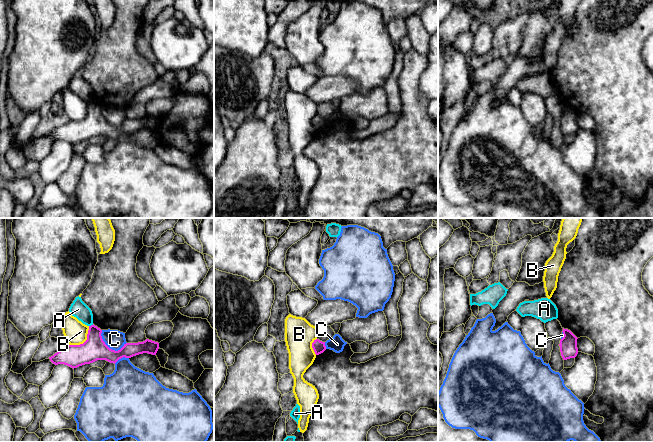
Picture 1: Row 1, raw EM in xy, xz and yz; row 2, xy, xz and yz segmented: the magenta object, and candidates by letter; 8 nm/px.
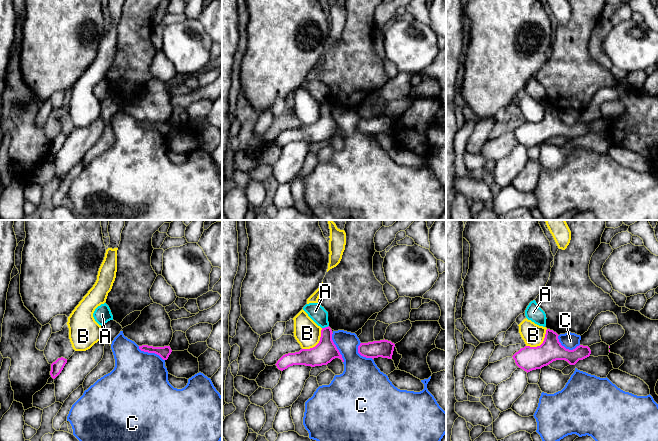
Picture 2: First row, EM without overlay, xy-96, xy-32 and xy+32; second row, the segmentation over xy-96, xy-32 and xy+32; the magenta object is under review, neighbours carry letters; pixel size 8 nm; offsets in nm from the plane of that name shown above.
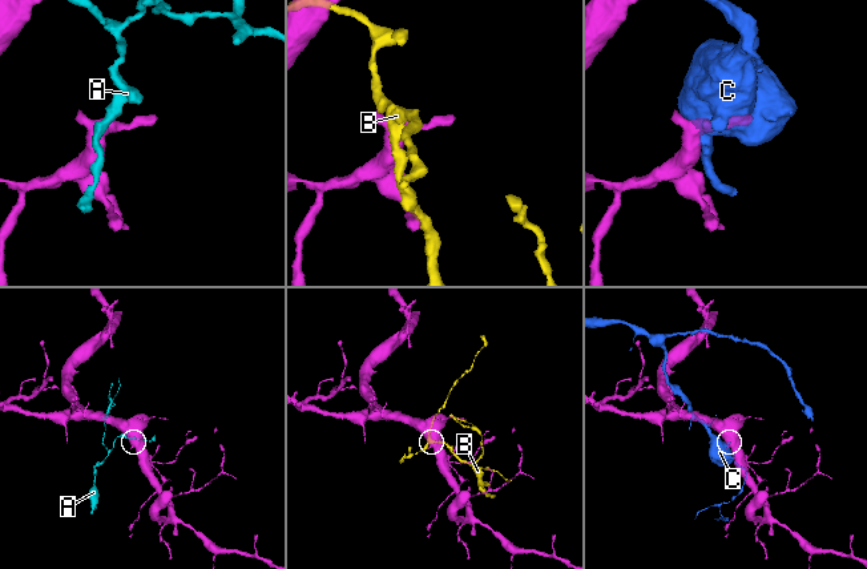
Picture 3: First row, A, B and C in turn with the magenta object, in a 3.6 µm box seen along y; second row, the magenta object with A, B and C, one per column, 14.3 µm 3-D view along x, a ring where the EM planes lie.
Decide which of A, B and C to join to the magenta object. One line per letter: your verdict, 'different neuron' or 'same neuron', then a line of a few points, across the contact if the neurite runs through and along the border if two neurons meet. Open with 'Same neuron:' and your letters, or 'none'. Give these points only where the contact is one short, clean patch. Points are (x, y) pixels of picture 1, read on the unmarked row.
Same neuron: none
A: different neuron; line xy (93, 100), (89, 102)
B: different neuron
C: different neuron

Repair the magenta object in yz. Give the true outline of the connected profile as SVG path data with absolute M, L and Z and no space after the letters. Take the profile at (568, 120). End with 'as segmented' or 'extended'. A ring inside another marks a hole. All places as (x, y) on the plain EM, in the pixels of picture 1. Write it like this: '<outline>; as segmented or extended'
M563 104L563 114L560 116L560 128L563 136L575 134L578 130L577 113L568 105Z; as segmented

